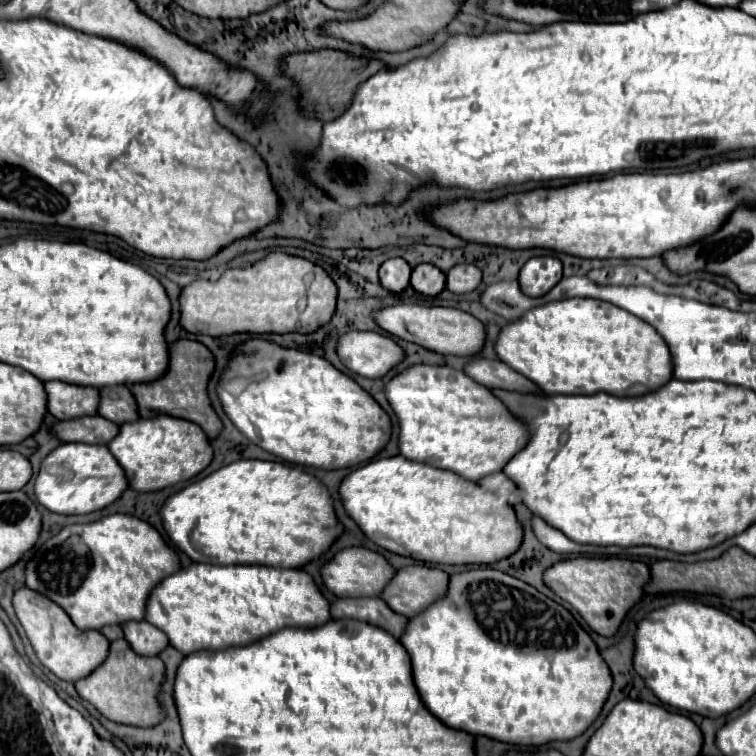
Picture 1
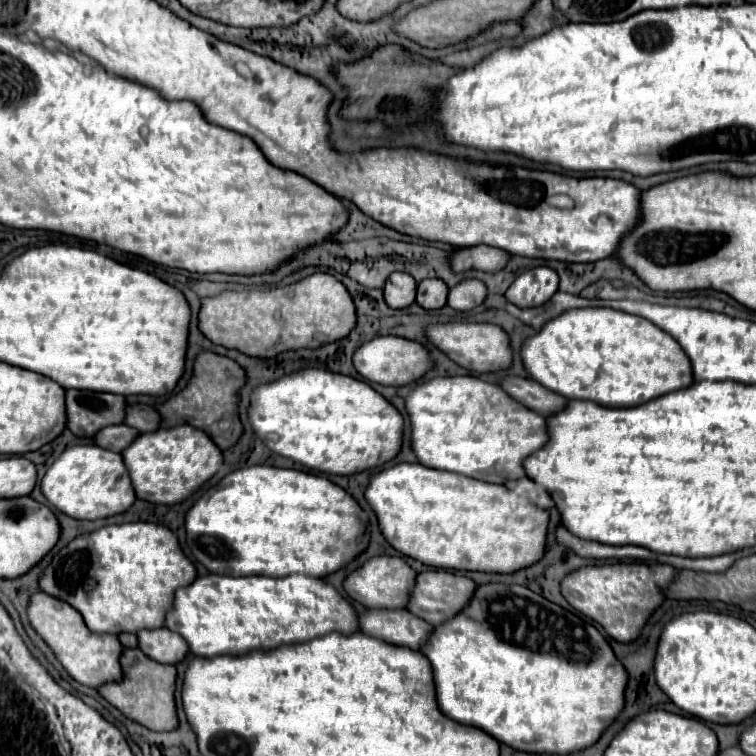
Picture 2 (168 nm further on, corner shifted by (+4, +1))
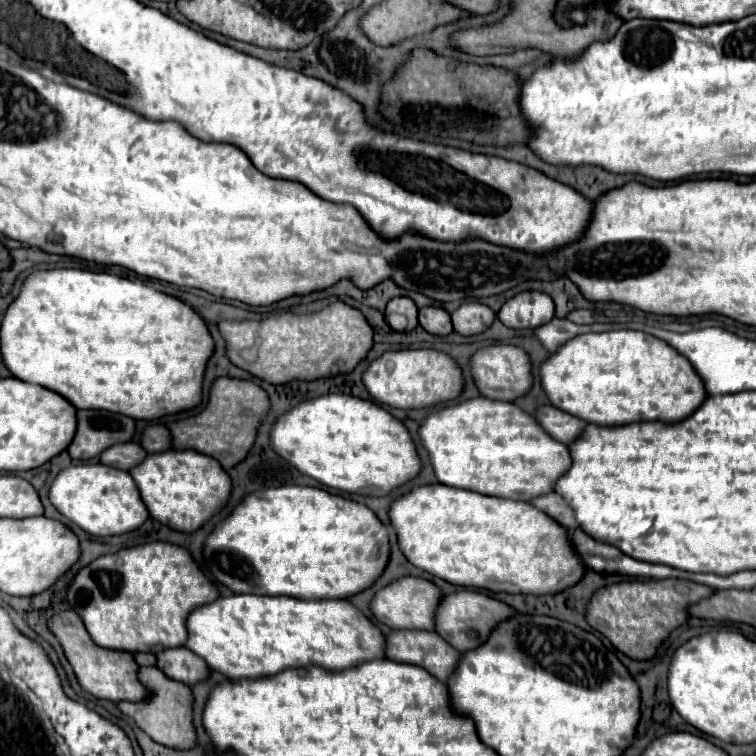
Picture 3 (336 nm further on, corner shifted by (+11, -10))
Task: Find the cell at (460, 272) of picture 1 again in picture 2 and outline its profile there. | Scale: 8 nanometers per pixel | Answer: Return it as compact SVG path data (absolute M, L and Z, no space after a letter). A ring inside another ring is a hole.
M464 279L448 291L448 305L458 311L470 311L486 297L486 285L478 279Z

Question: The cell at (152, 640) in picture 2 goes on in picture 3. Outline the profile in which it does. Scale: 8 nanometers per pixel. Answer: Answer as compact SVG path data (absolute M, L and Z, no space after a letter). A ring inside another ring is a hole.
M169 648L159 652L157 666L173 680L185 684L197 684L209 678L209 666L189 648Z

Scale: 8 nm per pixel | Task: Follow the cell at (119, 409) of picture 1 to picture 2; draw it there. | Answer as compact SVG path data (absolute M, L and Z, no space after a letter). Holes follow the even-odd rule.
M142 403L126 405L124 423L126 423L128 427L138 429L140 433L148 433L148 431L156 431L156 429L158 429L160 415L158 415L156 409L150 407L150 405L142 405Z

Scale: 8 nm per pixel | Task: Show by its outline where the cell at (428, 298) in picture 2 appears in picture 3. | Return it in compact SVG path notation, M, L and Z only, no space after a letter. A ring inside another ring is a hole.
M427 306L419 310L419 324L435 336L447 336L453 332L453 324L451 324L451 316L437 306Z

